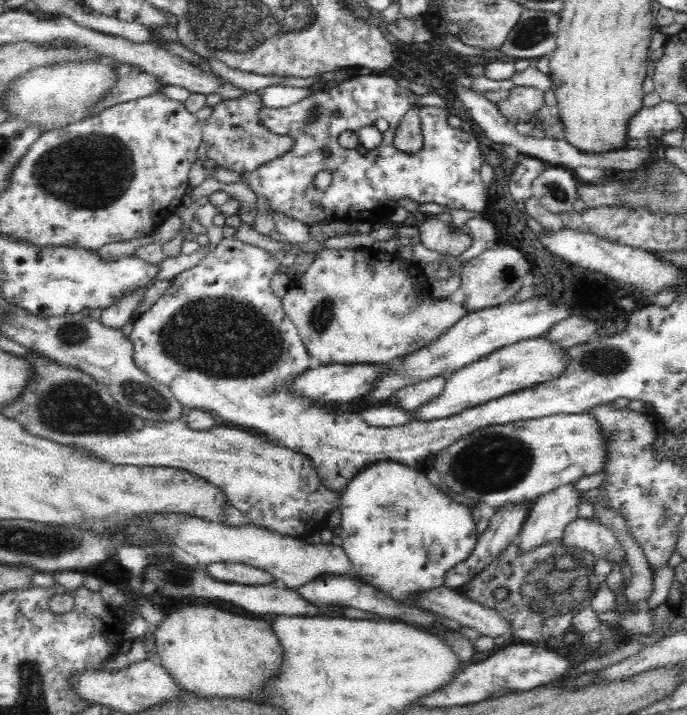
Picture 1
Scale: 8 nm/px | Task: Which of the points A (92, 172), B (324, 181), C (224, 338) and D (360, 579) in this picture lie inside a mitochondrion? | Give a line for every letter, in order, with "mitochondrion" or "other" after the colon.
A: mitochondrion
B: mitochondrion
C: mitochondrion
D: other

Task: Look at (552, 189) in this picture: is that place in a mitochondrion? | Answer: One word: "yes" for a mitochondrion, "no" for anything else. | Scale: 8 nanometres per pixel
yes

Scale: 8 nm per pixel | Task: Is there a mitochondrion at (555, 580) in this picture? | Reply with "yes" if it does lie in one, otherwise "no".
yes

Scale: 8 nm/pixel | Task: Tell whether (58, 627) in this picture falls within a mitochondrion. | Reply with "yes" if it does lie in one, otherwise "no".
no

